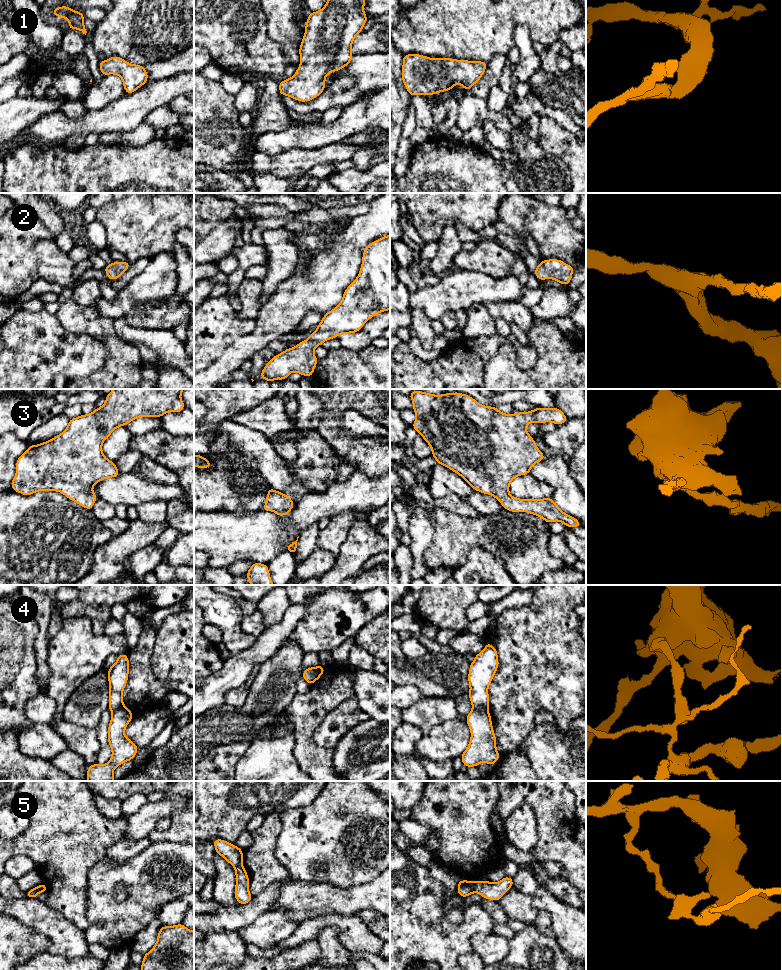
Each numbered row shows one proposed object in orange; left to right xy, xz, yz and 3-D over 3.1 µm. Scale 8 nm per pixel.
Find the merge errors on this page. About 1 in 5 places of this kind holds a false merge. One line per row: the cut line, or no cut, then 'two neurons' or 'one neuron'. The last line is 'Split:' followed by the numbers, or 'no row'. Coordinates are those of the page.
1: no cut; one neuron
2: no cut; one neuron
3: no cut; one neuron
4: cut in yz along (473, 708), (487, 711); two neurons
5: cut in yz along (473, 882), (474, 891); two neurons
Split: 4, 5

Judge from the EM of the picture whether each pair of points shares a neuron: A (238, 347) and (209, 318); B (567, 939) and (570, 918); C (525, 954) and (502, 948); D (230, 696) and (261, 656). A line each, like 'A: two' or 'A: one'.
A: two
B: one
C: two
D: two

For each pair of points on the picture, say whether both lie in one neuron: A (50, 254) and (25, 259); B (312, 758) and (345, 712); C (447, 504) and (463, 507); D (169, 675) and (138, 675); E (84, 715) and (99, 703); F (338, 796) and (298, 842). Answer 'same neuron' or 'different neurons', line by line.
A: different neurons
B: different neurons
C: same neuron
D: different neurons
E: same neuron
F: same neuron

